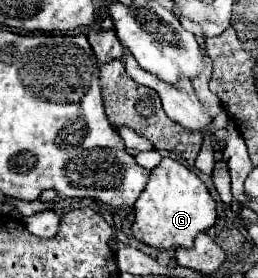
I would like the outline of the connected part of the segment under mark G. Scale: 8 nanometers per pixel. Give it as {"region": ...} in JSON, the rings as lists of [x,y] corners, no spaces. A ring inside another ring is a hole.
{"region":[[[163,157],[161,163],[151,171],[145,189],[135,201],[135,223],[131,233],[137,241],[161,251],[191,247],[199,233],[205,233],[209,227],[213,227],[215,219],[215,201],[203,181],[175,159]]]}

